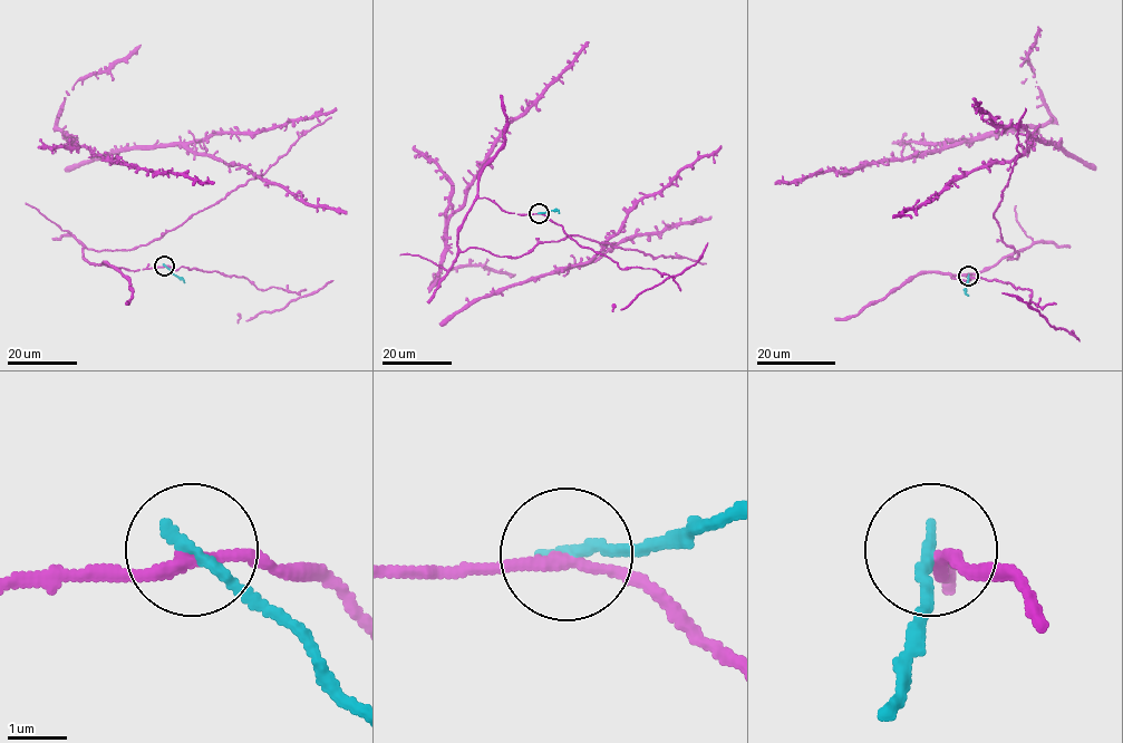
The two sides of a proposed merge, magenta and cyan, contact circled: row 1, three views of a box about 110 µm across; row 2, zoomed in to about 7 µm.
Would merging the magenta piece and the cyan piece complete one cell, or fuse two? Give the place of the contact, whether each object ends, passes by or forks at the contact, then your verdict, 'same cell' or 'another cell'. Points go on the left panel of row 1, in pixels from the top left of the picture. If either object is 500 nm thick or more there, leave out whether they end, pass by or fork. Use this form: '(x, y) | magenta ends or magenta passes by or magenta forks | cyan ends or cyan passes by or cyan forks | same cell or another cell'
(164, 266) | magenta passes by | cyan ends | another cell

